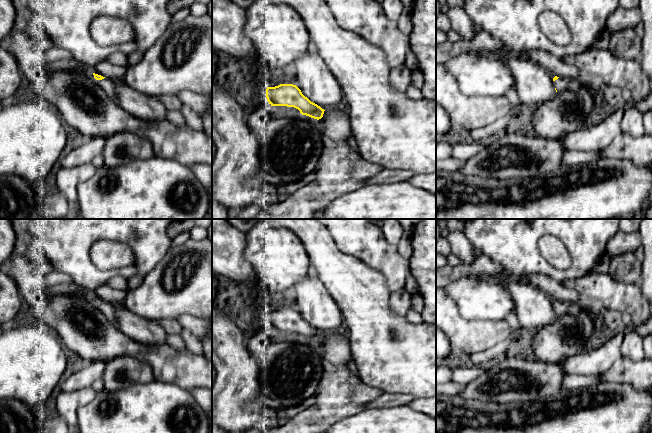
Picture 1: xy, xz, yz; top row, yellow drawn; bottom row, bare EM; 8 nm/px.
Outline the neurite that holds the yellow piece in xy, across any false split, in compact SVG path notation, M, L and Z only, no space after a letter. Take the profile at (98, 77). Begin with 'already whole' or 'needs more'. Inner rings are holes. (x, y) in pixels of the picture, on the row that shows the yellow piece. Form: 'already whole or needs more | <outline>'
needs more | M93 73L94 78L96 79L97 84L109 95L110 97L115 95L116 92L116 83L110 78L105 78L101 75Z

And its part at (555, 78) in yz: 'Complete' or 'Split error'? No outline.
Split error

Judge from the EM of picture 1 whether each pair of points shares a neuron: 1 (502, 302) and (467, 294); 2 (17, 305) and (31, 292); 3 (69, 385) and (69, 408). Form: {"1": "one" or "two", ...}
{"1": "one", "2": "two", "3": "two"}

